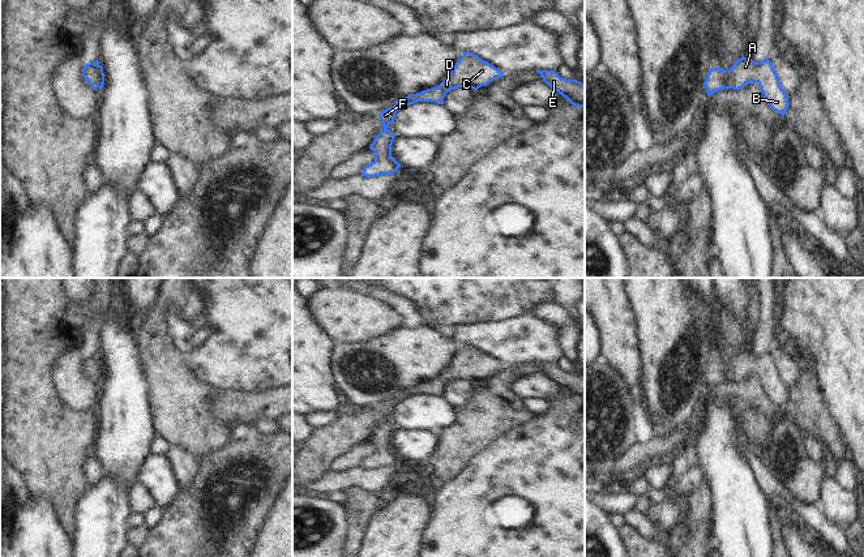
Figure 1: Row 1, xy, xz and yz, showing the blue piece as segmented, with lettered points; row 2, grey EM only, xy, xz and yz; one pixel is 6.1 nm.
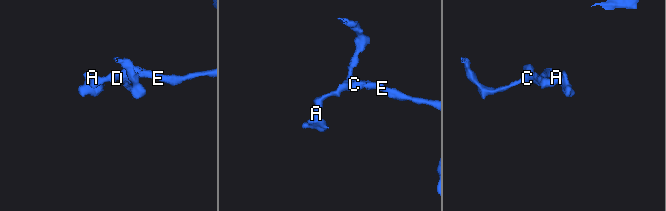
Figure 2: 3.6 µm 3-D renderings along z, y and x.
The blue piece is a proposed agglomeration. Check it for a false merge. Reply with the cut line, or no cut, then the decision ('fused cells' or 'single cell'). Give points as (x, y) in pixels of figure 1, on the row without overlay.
cut none; single cell

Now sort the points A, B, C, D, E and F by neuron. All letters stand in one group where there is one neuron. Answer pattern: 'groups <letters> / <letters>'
groups A B C D E F

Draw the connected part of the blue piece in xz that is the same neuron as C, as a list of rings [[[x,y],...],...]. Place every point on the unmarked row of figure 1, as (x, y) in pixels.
[[[465,344],[455,355],[449,369],[439,378],[398,391],[393,399],[380,404],[384,423],[371,436],[369,441],[375,446],[375,453],[364,459],[362,467],[365,470],[393,467],[401,459],[392,449],[392,437],[395,428],[388,421],[389,416],[394,416],[398,403],[418,394],[444,397],[444,390],[448,384],[462,378],[478,382],[482,378],[487,378],[491,373],[499,372],[502,367],[500,361],[482,352],[478,347]]]

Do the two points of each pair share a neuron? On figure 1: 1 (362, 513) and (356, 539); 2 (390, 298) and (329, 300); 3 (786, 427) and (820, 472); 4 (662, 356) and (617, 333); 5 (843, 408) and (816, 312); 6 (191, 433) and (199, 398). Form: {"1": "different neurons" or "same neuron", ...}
{"1": "same neuron", "2": "different neurons", "3": "same neuron", "4": "different neurons", "5": "same neuron", "6": "same neuron"}

